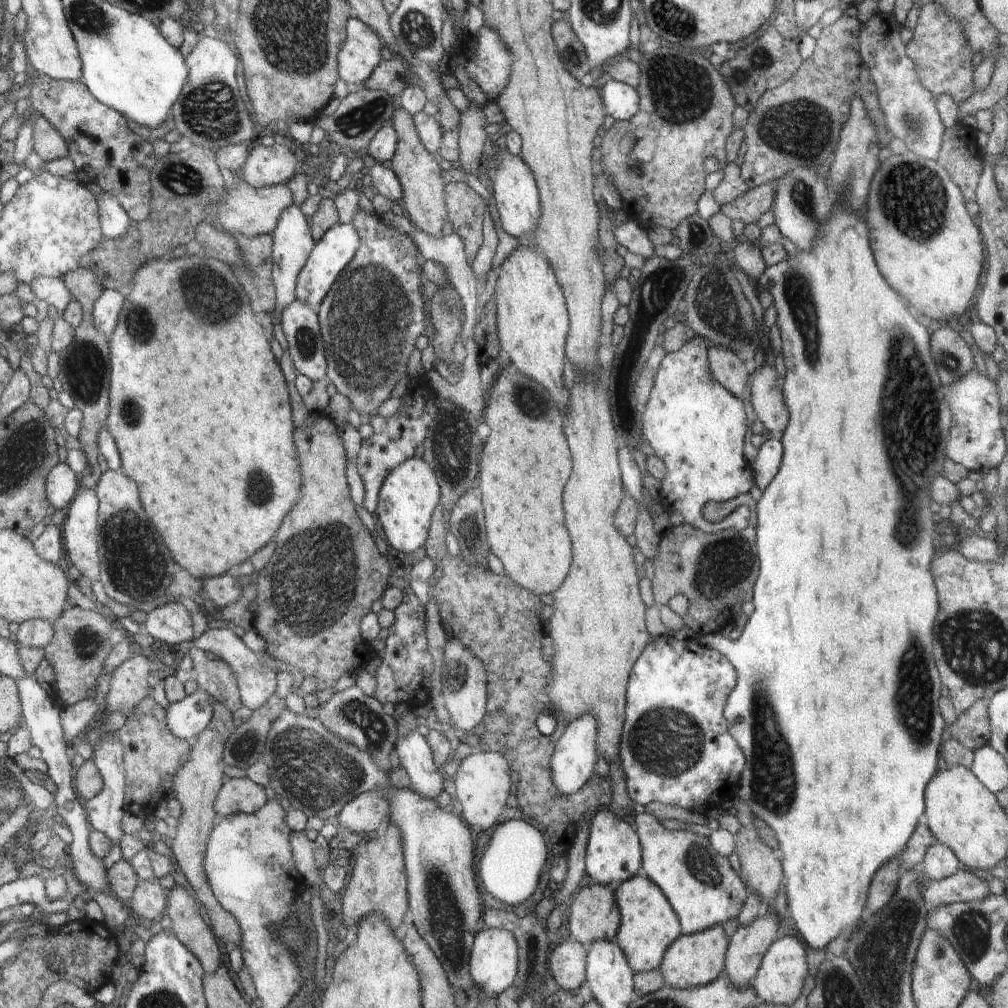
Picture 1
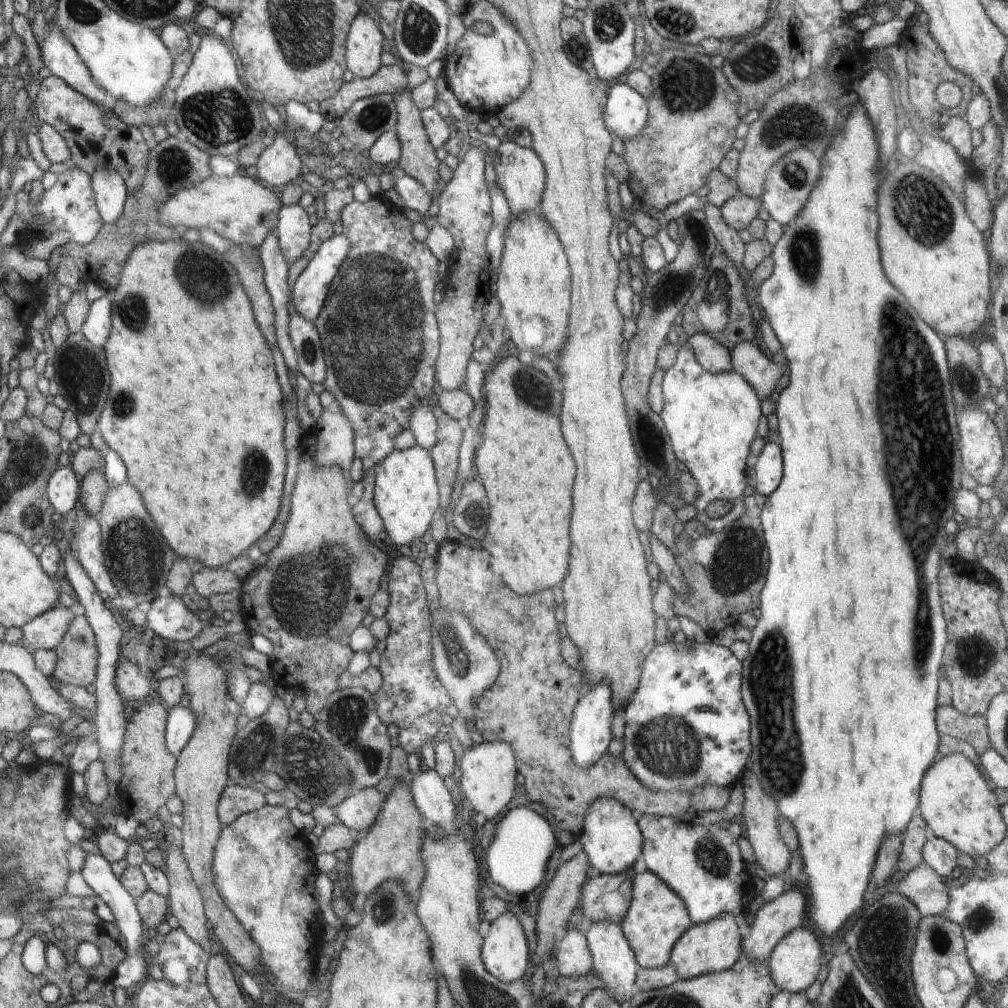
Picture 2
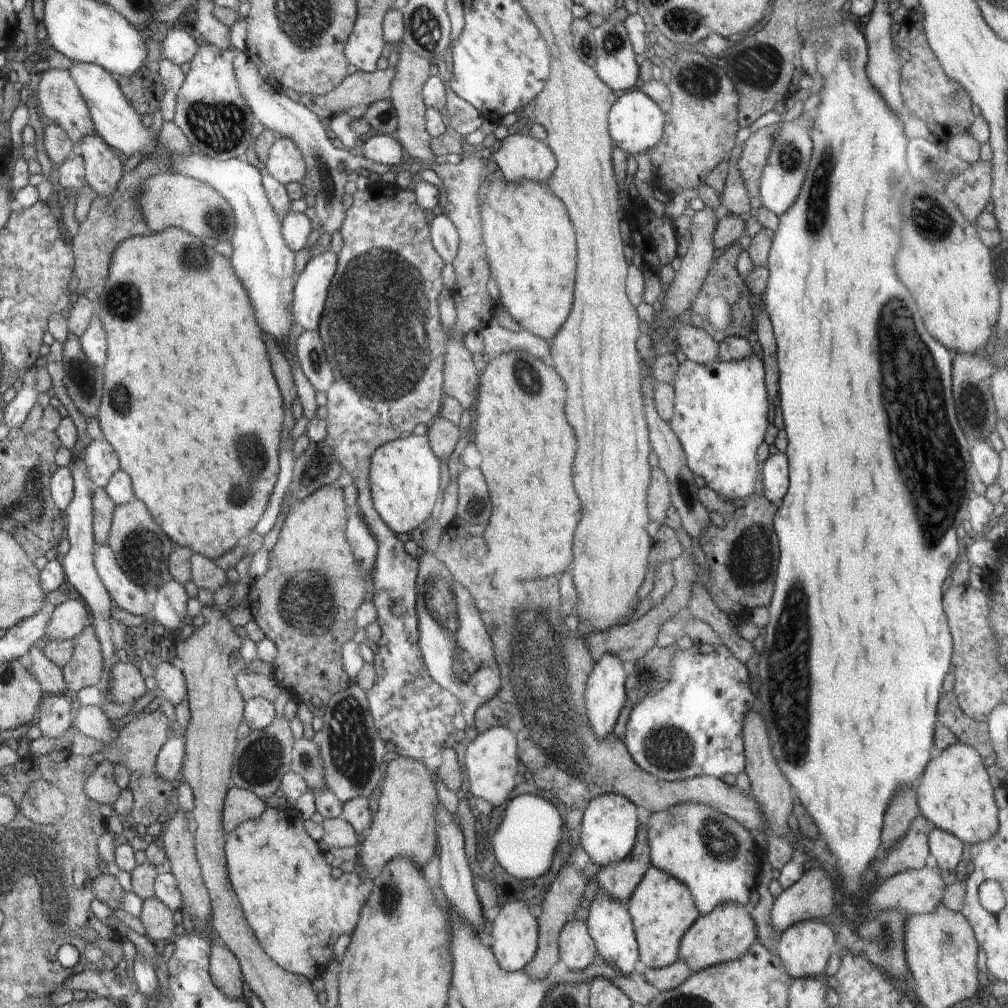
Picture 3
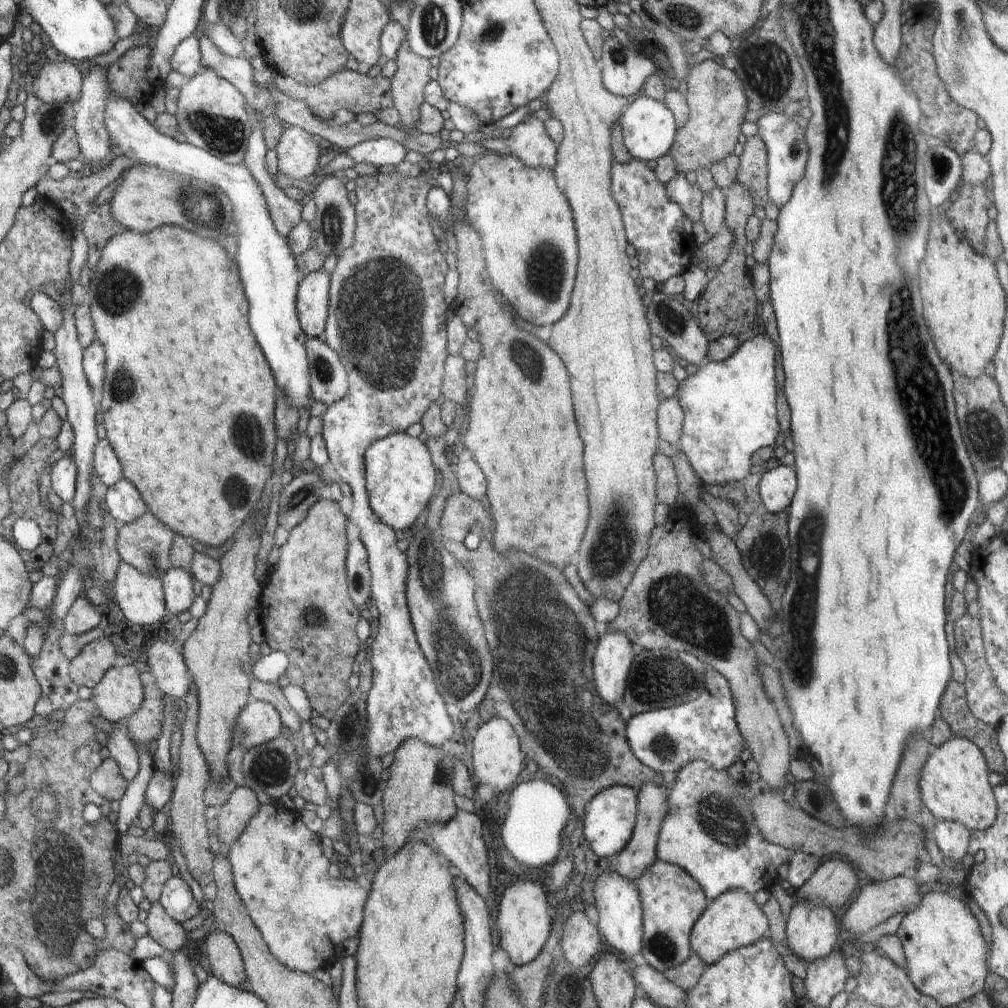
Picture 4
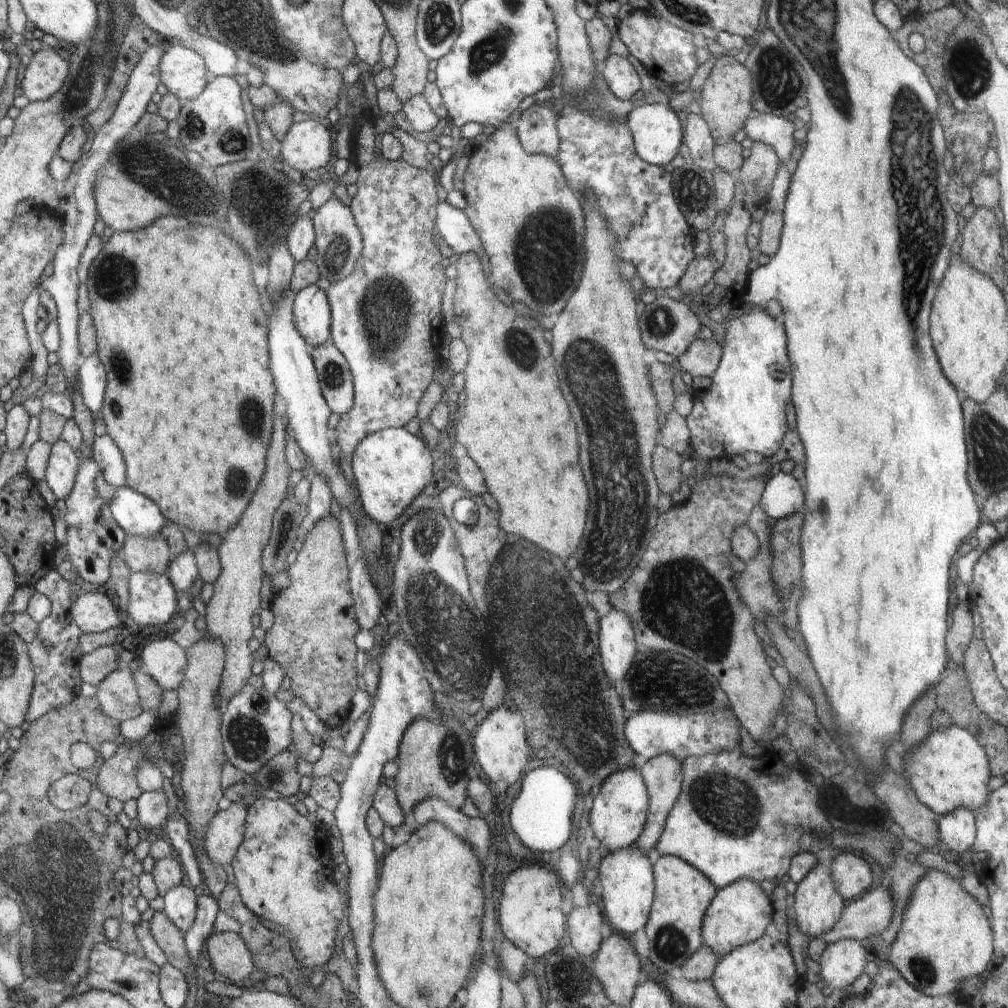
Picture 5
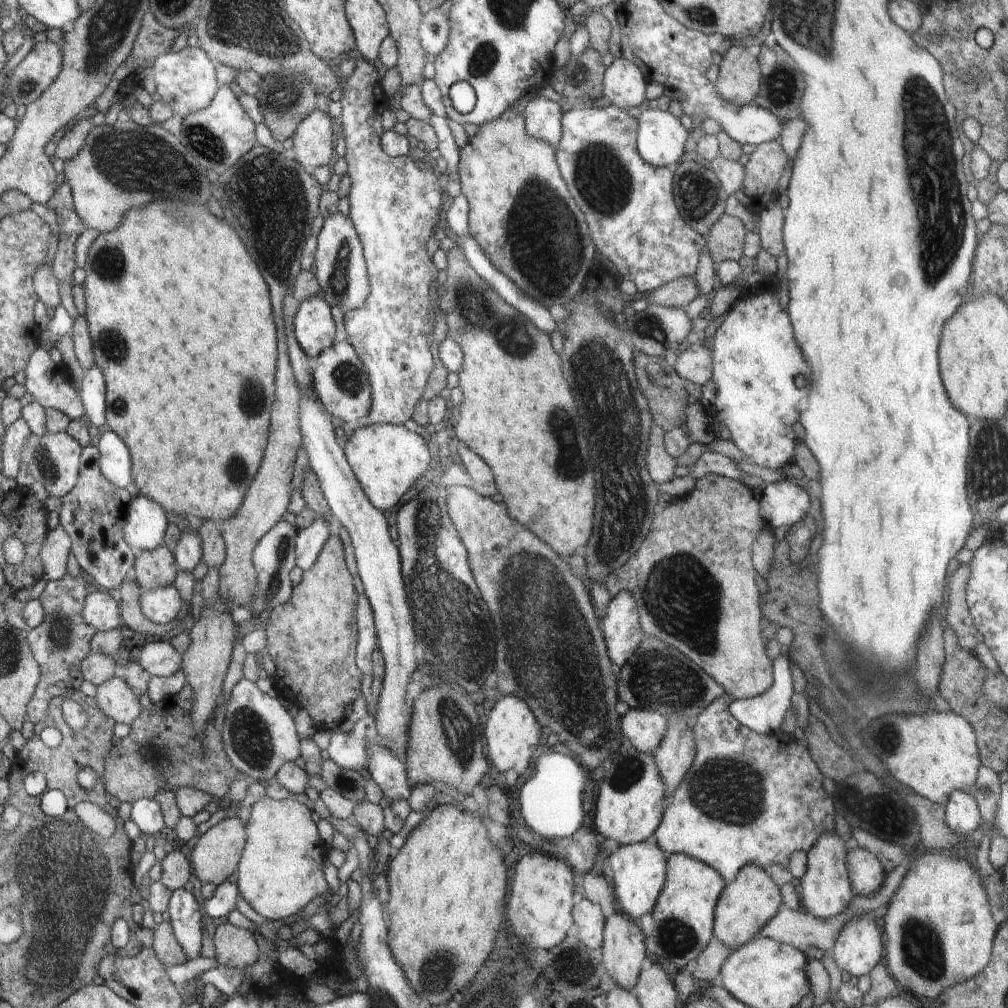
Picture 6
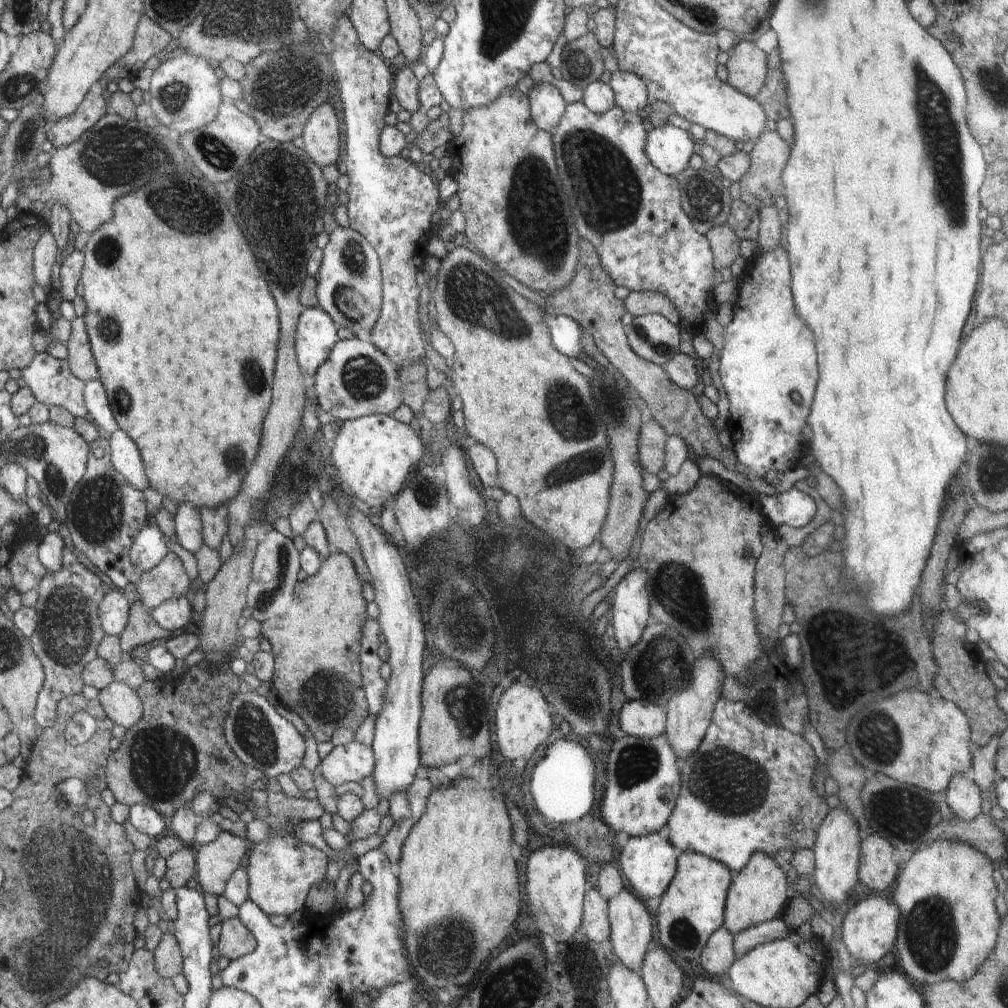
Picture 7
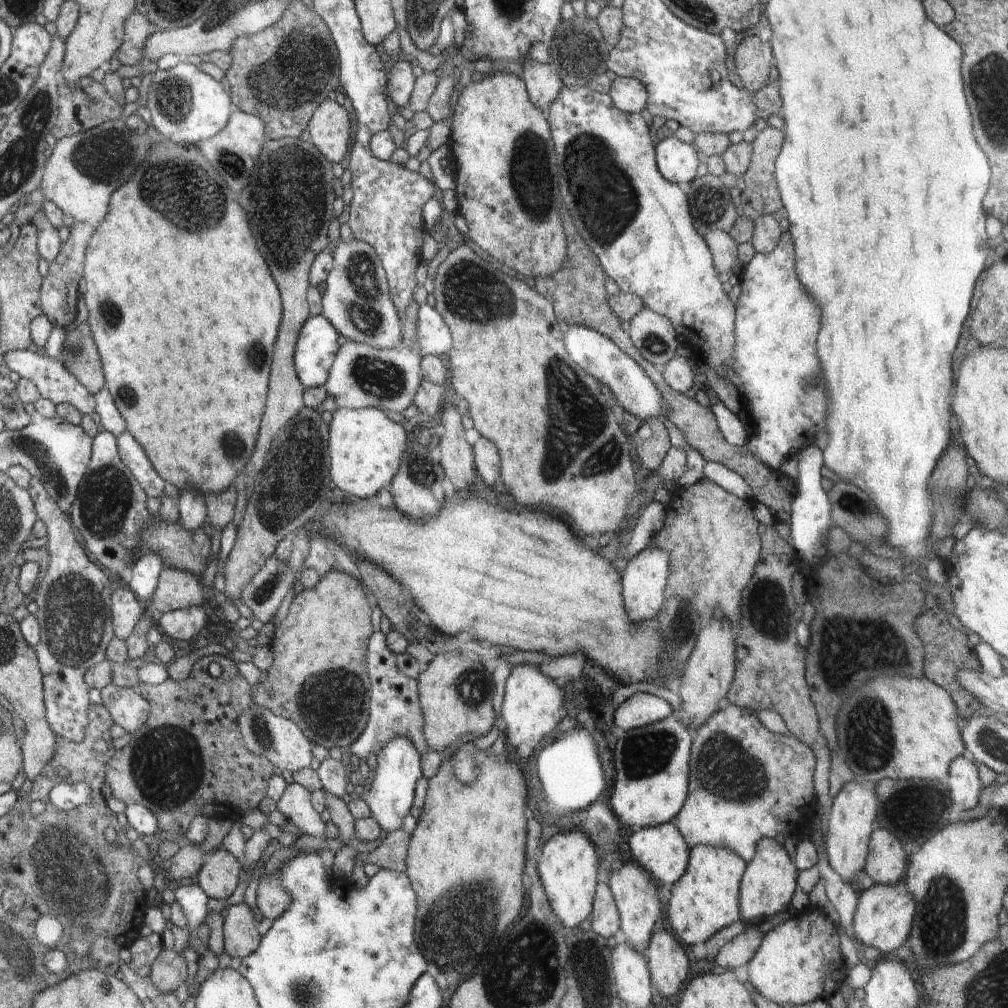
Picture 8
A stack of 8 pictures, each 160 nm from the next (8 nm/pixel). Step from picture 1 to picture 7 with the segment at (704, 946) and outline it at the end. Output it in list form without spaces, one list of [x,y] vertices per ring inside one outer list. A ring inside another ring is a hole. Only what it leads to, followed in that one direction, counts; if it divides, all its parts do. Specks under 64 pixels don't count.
[[[754,852],[748,865],[734,874],[727,893],[724,927],[734,936],[755,925],[783,917],[791,898],[786,874],[775,862],[773,856]]]

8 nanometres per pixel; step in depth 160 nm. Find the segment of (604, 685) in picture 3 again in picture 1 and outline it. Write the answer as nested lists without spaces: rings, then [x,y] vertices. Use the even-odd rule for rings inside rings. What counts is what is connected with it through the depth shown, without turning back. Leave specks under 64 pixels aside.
[[[588,713],[575,719],[572,718],[558,739],[551,758],[552,780],[561,795],[571,795],[592,778],[596,771],[598,757],[597,718]]]

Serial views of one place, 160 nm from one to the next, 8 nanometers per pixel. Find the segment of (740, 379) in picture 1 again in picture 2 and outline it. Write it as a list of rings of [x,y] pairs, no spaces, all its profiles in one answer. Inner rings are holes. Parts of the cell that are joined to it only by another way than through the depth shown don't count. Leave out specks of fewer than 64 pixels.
[[[708,333],[691,334],[686,344],[692,349],[698,364],[704,370],[718,374],[732,369],[730,351]]]

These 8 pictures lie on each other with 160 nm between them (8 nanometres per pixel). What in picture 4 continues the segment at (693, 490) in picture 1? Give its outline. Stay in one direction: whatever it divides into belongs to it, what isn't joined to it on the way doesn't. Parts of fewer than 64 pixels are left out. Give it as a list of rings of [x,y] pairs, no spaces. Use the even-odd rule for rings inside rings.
[[[756,333],[744,341],[723,361],[707,360],[700,365],[694,376],[688,375],[680,390],[680,406],[685,417],[680,450],[683,452],[699,480],[705,486],[722,483],[735,483],[750,475],[752,454],[763,446],[773,446],[778,438],[776,420],[776,346],[767,333]]]

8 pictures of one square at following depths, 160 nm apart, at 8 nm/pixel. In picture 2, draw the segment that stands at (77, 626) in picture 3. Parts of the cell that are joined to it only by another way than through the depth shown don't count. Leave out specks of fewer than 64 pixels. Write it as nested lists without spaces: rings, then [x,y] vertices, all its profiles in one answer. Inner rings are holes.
[[[62,604],[52,607],[50,611],[35,616],[21,628],[22,643],[31,650],[55,649],[74,617],[72,610]]]

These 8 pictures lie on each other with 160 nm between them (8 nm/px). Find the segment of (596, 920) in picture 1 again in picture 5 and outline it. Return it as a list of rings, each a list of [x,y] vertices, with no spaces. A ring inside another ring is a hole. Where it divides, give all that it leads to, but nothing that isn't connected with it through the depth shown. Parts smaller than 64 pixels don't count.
[[[664,753],[649,759],[644,768],[641,769],[641,773],[647,786],[649,813],[644,830],[637,838],[635,846],[645,855],[649,855],[650,849],[655,846],[660,838],[670,809],[674,806],[678,796],[680,796],[681,784],[683,783],[683,761],[677,759],[674,755]]]

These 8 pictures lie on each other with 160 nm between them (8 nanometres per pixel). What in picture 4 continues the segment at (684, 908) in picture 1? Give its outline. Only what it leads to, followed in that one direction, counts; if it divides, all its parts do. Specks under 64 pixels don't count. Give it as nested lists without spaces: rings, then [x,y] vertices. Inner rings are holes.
[[[700,759],[693,760],[688,763],[685,767],[682,767],[678,772],[672,789],[668,790],[669,796],[667,803],[669,806],[666,816],[663,818],[661,829],[659,830],[659,839],[657,842],[657,858],[661,861],[672,863],[681,866],[696,882],[699,887],[704,891],[708,900],[711,901],[717,896],[723,894],[728,890],[742,889],[748,892],[749,895],[754,895],[761,888],[769,888],[770,885],[778,881],[778,866],[784,864],[784,862],[790,862],[794,851],[787,849],[786,847],[774,844],[773,842],[767,841],[757,827],[755,821],[755,814],[753,813],[753,806],[747,801],[747,798],[740,791],[739,782],[746,782],[744,778],[741,781],[734,780],[726,769],[717,771],[714,767],[709,767],[708,763],[701,761]]]

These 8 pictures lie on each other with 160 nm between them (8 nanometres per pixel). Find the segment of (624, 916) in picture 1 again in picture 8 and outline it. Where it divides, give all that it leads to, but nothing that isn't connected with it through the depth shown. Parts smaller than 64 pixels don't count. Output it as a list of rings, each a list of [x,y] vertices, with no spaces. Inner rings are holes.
[[[708,846],[692,847],[684,875],[674,884],[668,917],[670,926],[676,932],[676,940],[681,944],[694,946],[706,942],[722,928],[740,921],[740,880],[747,864],[736,856],[736,852],[726,848]]]

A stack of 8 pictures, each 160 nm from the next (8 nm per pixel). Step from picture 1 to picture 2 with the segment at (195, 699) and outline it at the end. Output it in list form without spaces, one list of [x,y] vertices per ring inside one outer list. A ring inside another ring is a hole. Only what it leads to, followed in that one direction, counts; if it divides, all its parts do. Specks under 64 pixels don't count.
[[[190,706],[168,708],[164,735],[168,754],[177,758],[182,755],[182,752],[190,745],[195,722],[195,714],[191,711]]]

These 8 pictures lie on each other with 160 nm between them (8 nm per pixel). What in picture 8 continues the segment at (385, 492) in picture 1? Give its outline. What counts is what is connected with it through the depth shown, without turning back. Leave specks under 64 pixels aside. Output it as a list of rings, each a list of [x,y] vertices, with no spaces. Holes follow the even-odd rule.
[[[366,407],[362,410],[338,408],[330,422],[330,470],[329,482],[360,500],[376,499],[388,482],[392,483],[408,450],[410,440],[404,428],[388,420],[378,408]]]

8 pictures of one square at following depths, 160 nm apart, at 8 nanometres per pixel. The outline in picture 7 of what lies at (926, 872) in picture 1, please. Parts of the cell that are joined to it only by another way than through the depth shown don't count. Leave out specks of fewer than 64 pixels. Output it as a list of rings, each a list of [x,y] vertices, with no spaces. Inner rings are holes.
[[[955,775],[945,792],[945,801],[957,819],[970,821],[982,813],[981,791],[968,775]]]

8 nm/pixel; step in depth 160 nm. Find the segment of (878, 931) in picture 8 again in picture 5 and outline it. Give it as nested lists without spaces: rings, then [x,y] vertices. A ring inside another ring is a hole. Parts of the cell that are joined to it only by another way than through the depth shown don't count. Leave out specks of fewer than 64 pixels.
[[[852,938],[827,944],[819,963],[822,986],[827,992],[850,986],[864,972],[866,944]]]

